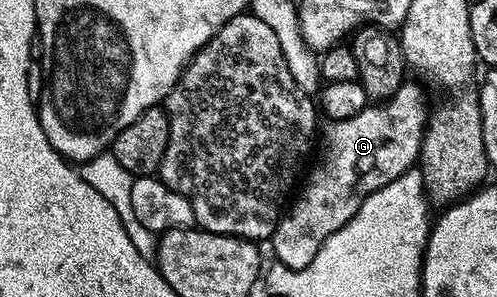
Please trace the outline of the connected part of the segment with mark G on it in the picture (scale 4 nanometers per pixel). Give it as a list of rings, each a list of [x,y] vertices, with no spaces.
[[[405,81],[392,94],[391,99],[381,102],[379,105],[366,106],[362,109],[362,113],[349,119],[329,122],[327,124],[329,127],[325,131],[323,128],[322,131],[324,156],[321,157],[320,164],[313,169],[308,184],[304,188],[302,188],[303,186],[299,188],[301,191],[300,196],[298,196],[299,191],[295,196],[296,204],[294,204],[294,199],[290,213],[281,218],[276,232],[272,234],[270,246],[272,246],[273,253],[280,258],[277,260],[291,271],[301,271],[306,265],[310,265],[310,261],[314,261],[321,245],[335,231],[342,229],[342,225],[346,225],[346,221],[350,221],[350,217],[354,217],[354,213],[358,213],[362,201],[366,201],[366,197],[370,197],[370,193],[382,189],[382,185],[390,185],[390,181],[394,181],[402,173],[413,170],[414,164],[420,157],[424,128],[427,127],[429,118],[430,106],[428,107],[427,101],[424,100],[423,89],[412,81]]]

